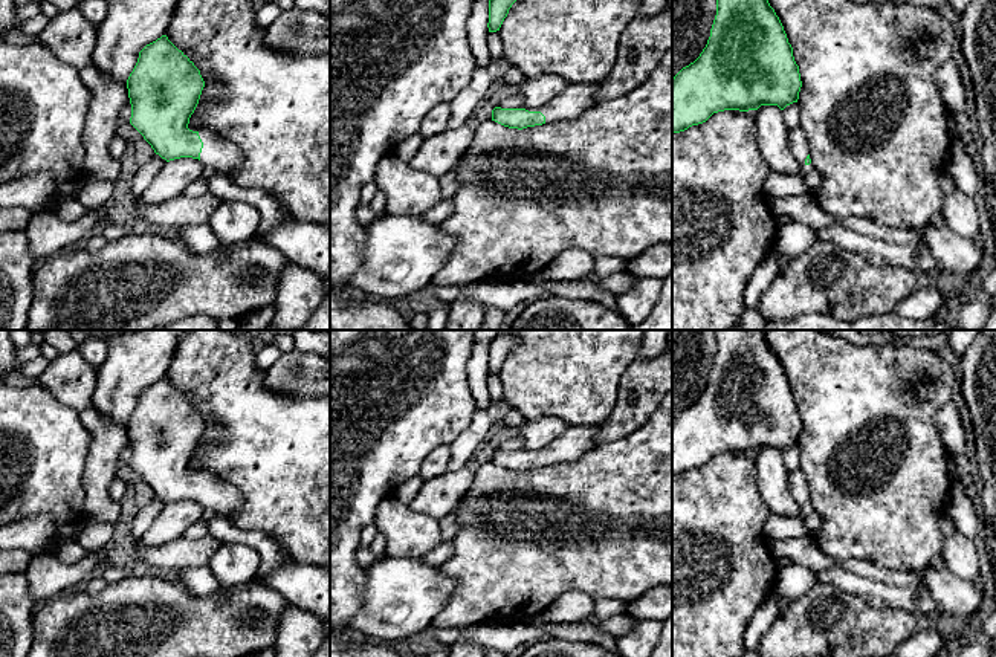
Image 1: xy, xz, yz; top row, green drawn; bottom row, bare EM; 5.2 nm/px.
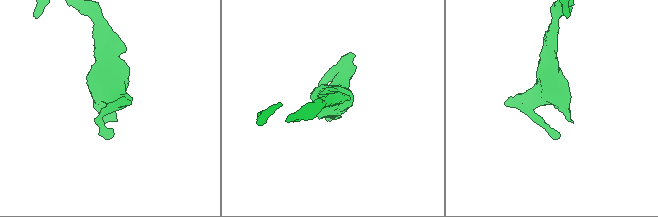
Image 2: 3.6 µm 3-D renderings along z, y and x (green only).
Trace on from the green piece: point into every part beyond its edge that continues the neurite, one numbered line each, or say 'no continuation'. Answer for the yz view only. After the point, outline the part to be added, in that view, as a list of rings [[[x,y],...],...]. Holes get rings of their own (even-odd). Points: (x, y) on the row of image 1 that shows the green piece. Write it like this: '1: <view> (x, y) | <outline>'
1: yz (798, 144) | [[[800,125],[797,128],[788,131],[788,145],[790,145],[790,151],[791,151],[793,157],[800,165],[805,163],[805,159],[810,154],[810,151],[808,151],[805,133]]]

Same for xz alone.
1: xz (576, 98) | [[[596,83],[567,84],[567,87],[556,98],[539,110],[545,116],[545,124],[580,116],[585,110],[597,104],[594,90]]]

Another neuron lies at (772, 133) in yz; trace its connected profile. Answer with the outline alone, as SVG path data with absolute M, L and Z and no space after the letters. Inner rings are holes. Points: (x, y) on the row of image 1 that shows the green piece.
M761 105L756 110L755 122L756 141L770 171L799 176L802 165L790 151L784 110L778 105Z

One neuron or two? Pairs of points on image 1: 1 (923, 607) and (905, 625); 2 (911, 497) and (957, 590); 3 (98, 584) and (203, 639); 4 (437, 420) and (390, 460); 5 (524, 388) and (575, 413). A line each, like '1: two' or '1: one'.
1: two
2: two
3: two
4: one
5: one

